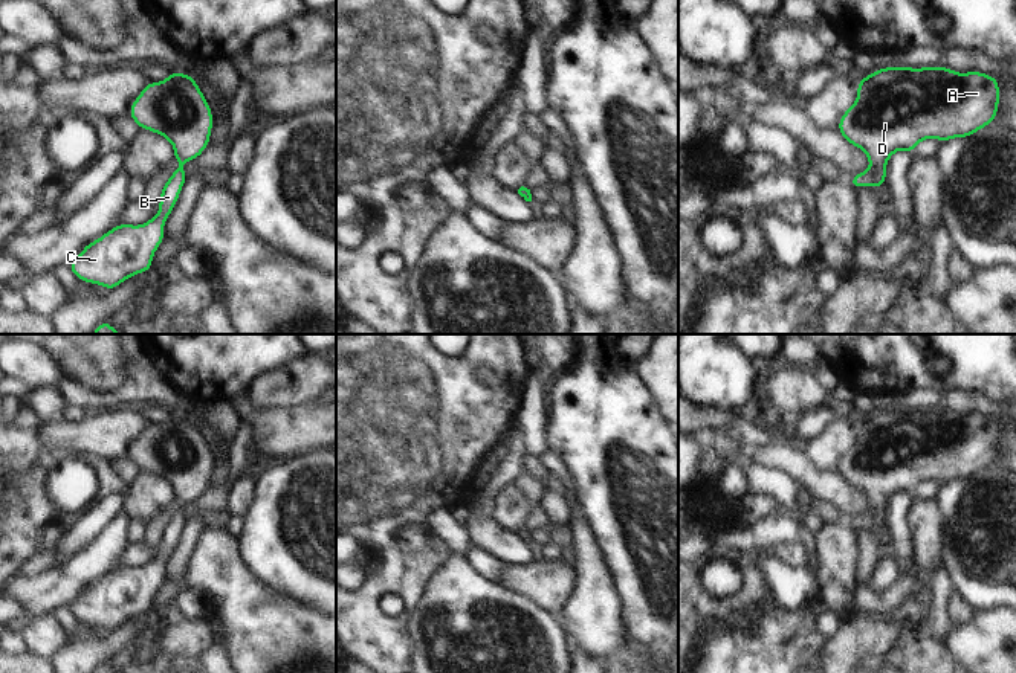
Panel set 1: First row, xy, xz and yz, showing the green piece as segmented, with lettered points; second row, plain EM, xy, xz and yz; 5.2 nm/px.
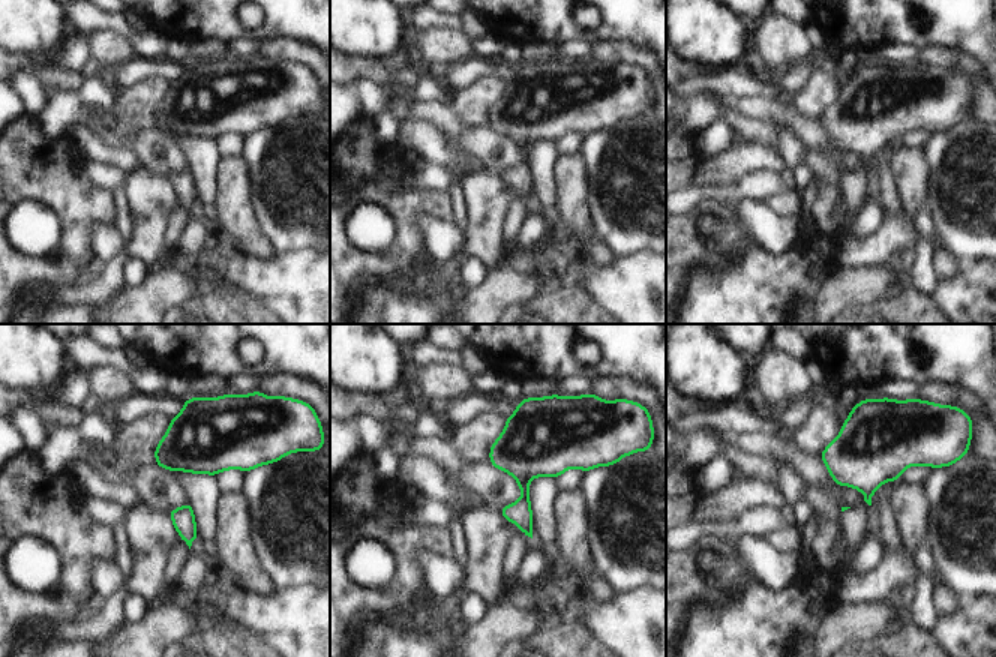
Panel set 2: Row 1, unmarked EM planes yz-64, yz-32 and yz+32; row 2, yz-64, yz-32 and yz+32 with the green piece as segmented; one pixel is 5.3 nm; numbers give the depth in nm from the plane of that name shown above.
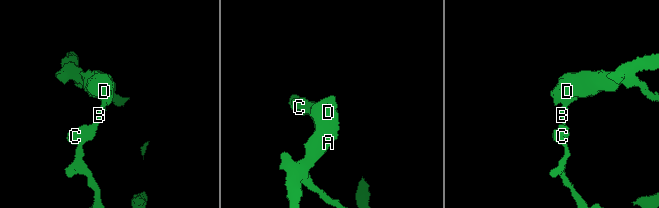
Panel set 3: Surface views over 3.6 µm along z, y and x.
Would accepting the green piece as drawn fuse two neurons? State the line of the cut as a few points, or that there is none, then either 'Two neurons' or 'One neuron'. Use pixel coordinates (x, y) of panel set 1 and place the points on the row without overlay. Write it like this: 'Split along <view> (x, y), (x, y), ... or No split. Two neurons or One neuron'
No split. One neuron

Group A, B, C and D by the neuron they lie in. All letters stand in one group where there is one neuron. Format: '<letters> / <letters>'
A B C D

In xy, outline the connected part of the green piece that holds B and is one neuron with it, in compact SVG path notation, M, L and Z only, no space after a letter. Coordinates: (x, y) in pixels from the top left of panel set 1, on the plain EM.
M171 414L163 423L148 424L131 444L130 459L139 470L168 481L180 508L162 530L156 559L139 568L121 565L89 584L67 606L76 621L99 626L107 632L151 610L153 597L165 581L163 566L188 519L183 507L205 493L212 472L211 449L194 418L177 414Z

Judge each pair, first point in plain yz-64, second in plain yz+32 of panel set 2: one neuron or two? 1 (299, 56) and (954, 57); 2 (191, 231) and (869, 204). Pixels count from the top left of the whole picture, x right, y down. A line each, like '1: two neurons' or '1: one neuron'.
1: one neuron
2: one neuron

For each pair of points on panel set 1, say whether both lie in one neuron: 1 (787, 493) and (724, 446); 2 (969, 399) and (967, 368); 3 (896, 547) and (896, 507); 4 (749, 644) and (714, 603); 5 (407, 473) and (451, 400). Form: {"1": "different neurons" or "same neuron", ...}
{"1": "same neuron", "2": "different neurons", "3": "same neuron", "4": "different neurons", "5": "same neuron"}

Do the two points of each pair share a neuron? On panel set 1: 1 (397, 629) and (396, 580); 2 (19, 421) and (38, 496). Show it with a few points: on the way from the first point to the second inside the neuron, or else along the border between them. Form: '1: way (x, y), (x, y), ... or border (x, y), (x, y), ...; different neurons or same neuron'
1: way (405, 617), (408, 612), (408, 592); same neuron
2: way (19, 440), (20, 478); same neuron

